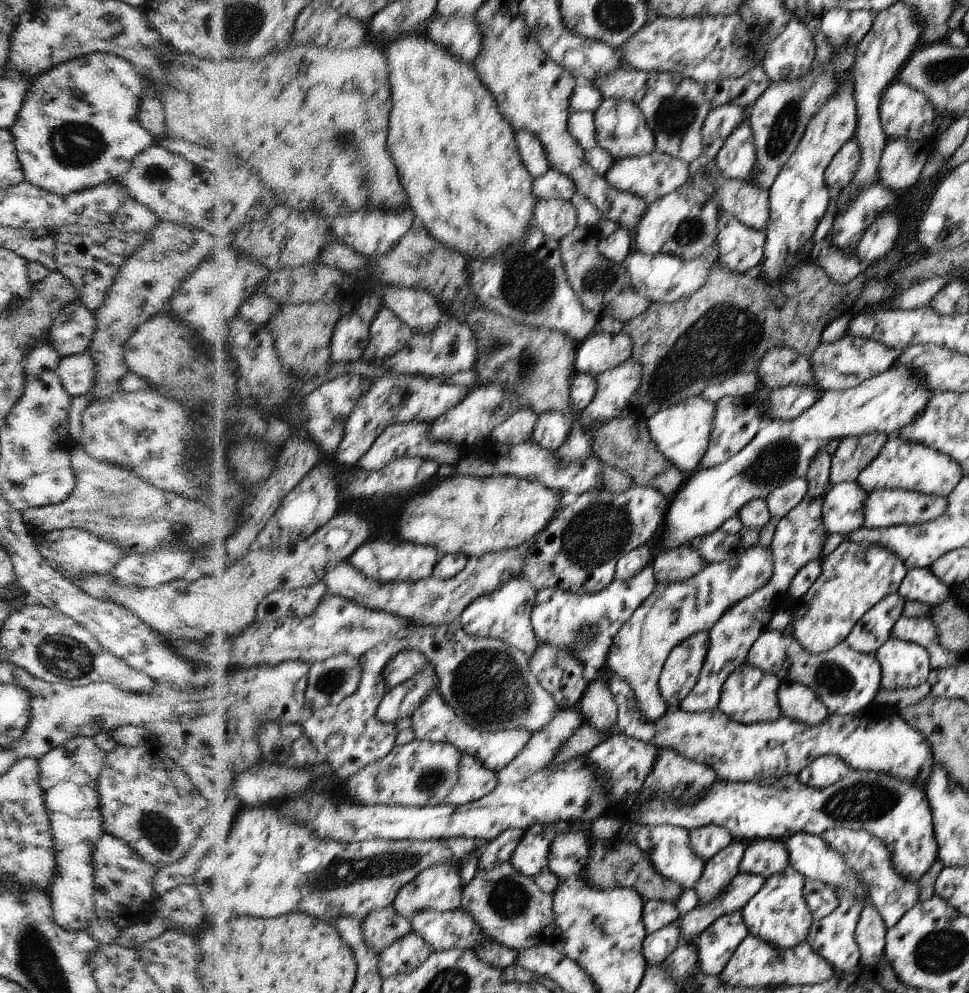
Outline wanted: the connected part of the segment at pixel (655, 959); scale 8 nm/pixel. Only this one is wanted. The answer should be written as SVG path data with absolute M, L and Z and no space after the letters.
M680 912L680 916L664 926L657 932L648 933L644 942L644 956L648 966L656 966L664 962L674 950L676 950L682 932L680 931L680 918L685 918L685 914Z

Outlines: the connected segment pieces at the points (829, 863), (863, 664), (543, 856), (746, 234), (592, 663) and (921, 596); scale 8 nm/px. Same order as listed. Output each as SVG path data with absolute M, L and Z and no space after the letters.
M793 834L786 840L786 846L789 847L790 866L805 875L806 879L822 881L832 886L840 902L838 908L833 910L830 916L814 921L806 941L811 943L813 949L842 975L861 971L860 950L855 939L855 930L862 908L864 908L864 902L869 900L869 887L864 886L858 874L846 864L846 858L842 856L841 851L834 850L821 835Z
M766 630L758 637L753 648L749 650L748 662L753 663L754 666L761 667L763 671L769 671L777 675L782 684L790 680L808 686L810 690L814 690L814 694L818 696L820 702L825 704L829 714L846 716L847 714L858 712L874 702L880 690L881 666L878 659L872 653L868 654L852 649L852 646L845 640L825 653L814 654L806 652L792 635L784 636L781 632Z
M568 820L548 824L538 822L524 831L521 844L513 852L509 860L522 874L533 878L542 890L553 894L557 889L558 878L549 871L548 858L552 844L557 838L569 830L585 827L584 824Z
M734 217L728 218L716 237L717 264L738 274L756 271L763 259L765 236L763 230L748 228Z
M651 563L628 580L615 578L605 589L594 594L576 594L556 587L542 589L532 610L532 625L539 644L550 644L568 650L584 666L586 674L600 672L607 666L609 649L617 634L629 622L638 606L654 592L657 579Z
M917 568L909 570L898 593L906 601L916 600L935 606L948 600L953 595L953 588L942 582L931 568Z

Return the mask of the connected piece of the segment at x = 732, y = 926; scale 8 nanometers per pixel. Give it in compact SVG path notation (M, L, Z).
M741 912L723 914L696 938L698 962L701 971L710 976L719 975L732 954L749 935Z

